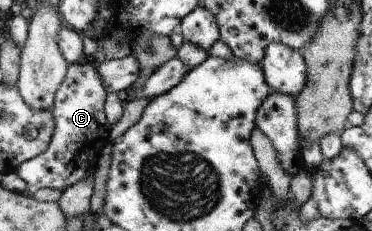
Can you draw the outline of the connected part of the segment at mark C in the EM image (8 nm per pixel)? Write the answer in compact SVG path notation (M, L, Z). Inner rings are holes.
M75 63L69 66L66 77L52 106L54 136L48 150L40 156L22 162L17 167L16 174L25 181L27 186L35 190L52 188L52 190L67 190L92 175L99 153L109 142L111 125L105 116L106 90L102 86L98 72L93 63Z

